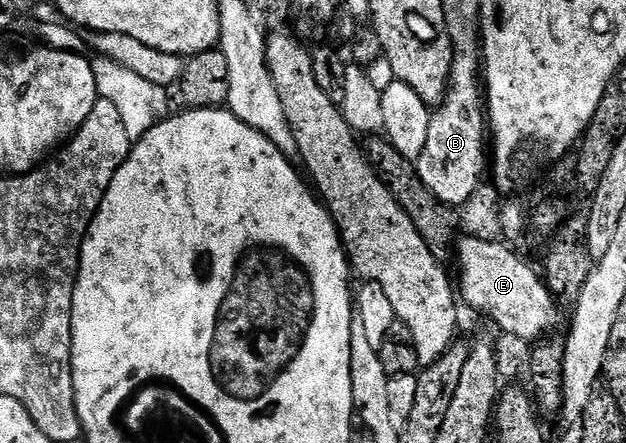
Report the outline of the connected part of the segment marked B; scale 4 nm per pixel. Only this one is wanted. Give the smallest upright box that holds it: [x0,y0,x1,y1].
[414,23,486,207]

